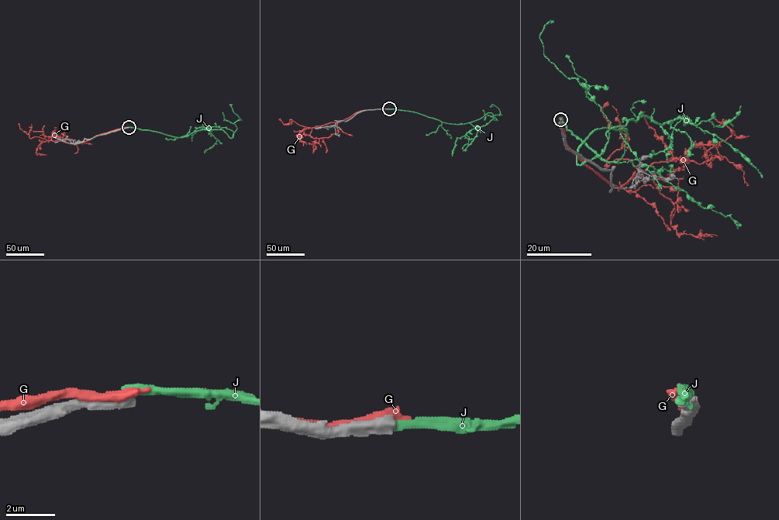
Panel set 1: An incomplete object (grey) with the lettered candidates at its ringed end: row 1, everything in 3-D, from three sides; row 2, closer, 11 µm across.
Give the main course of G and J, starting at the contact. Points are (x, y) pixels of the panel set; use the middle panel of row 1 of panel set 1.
G: (388, 108), (361, 111), (339, 122), (311, 128), (298, 125), (291, 119), (284, 124), (279, 120)
J: (389, 109), (414, 111), (455, 124), (472, 122), (491, 112), (494, 120), (458, 138), (452, 156)

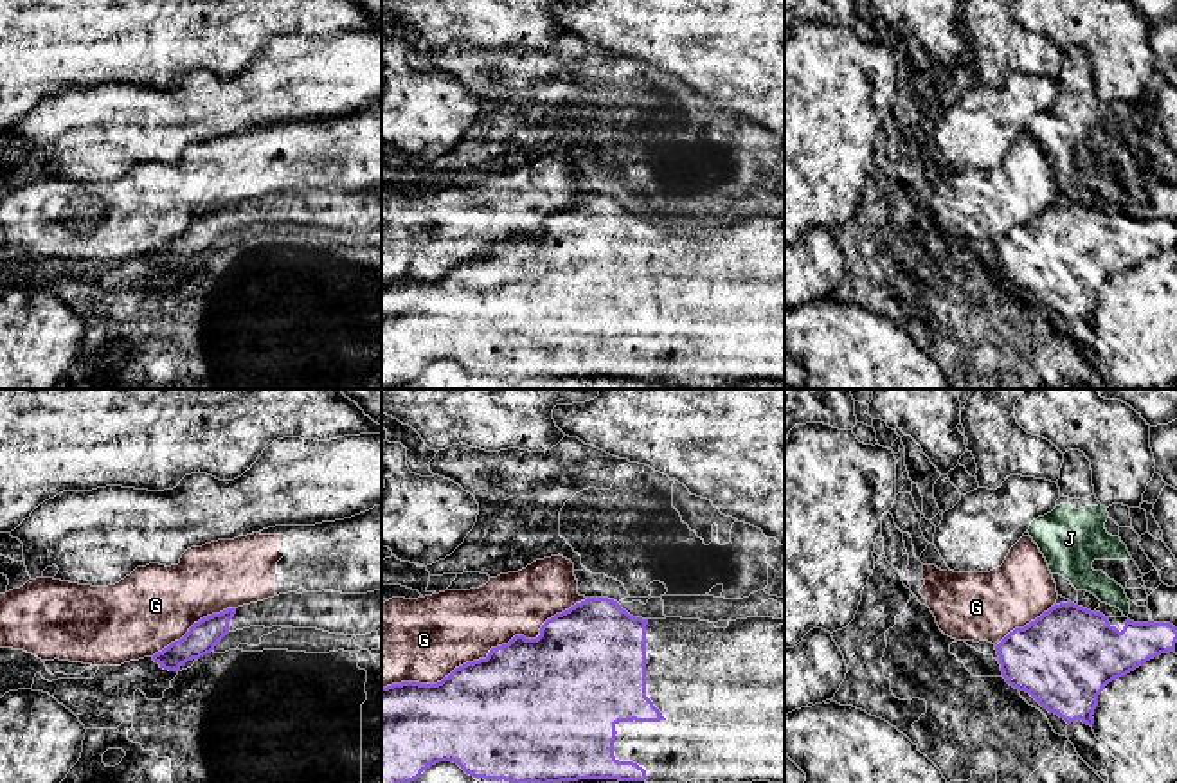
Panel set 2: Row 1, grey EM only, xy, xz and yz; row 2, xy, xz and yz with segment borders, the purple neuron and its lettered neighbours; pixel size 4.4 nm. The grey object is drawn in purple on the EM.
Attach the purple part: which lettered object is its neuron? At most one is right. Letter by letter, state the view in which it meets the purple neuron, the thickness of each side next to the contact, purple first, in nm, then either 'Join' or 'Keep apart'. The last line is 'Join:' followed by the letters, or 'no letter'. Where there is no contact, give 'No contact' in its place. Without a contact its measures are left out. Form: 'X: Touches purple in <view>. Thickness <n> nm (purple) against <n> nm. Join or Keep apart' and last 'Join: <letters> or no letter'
G: Touches purple in xz. Thickness 500 nm (purple) against 360 nm. Keep apart
J: No contact. Keep apart
Join: no letter

